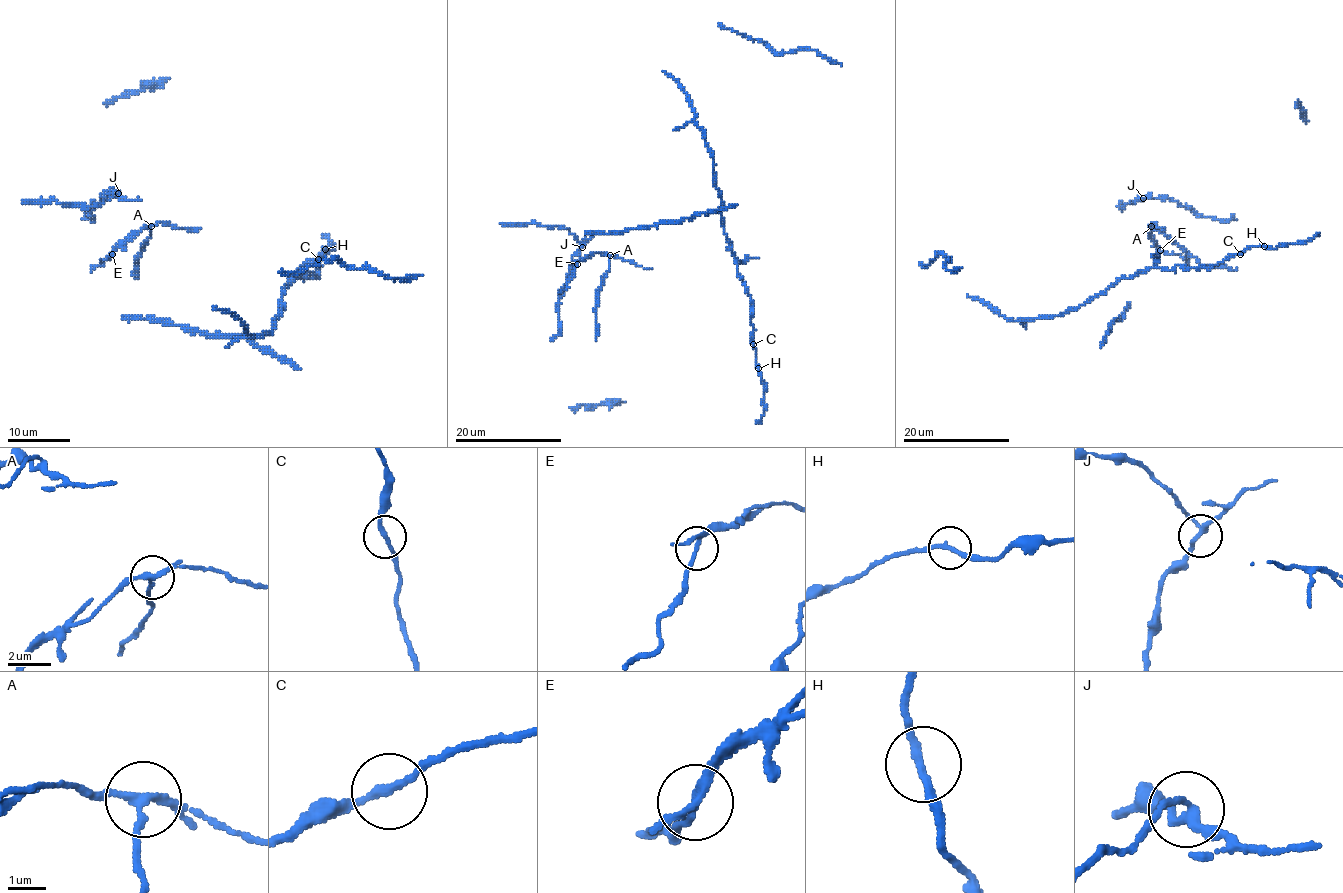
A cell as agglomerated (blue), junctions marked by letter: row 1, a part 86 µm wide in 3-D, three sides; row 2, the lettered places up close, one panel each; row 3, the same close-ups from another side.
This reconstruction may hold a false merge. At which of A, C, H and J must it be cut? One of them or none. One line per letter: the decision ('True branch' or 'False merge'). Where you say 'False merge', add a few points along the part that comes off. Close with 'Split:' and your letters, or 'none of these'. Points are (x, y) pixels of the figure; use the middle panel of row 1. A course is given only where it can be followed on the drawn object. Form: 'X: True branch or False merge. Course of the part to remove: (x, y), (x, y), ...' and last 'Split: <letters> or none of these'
A: False merge. Course of the part to remove: (610, 255), (591, 253), (582, 259), (575, 265), (567, 288), (559, 293)
C: True branch
H: True branch
J: True branch
Split: A

